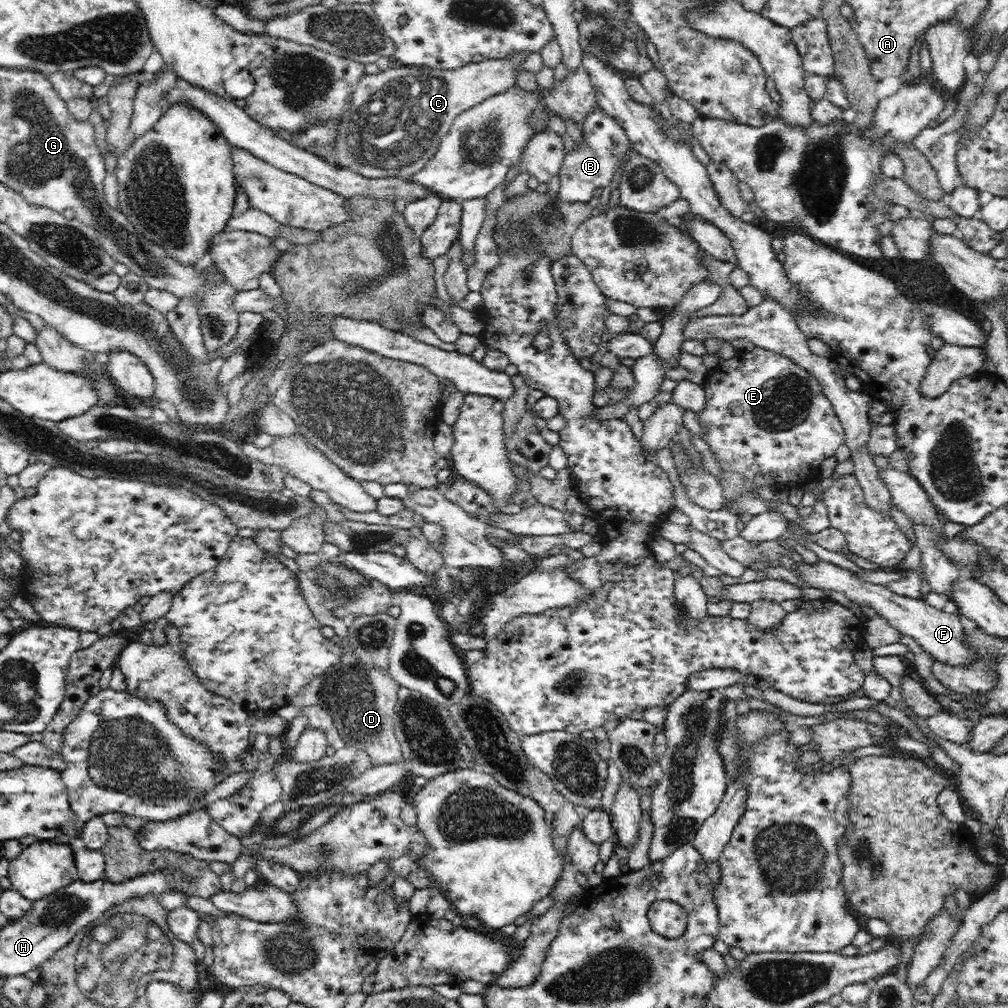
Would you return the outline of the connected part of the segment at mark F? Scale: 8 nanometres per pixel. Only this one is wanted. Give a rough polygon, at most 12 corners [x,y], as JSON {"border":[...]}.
{"border":[[818,560],[795,574],[872,607],[939,663],[978,662],[958,613]]}

